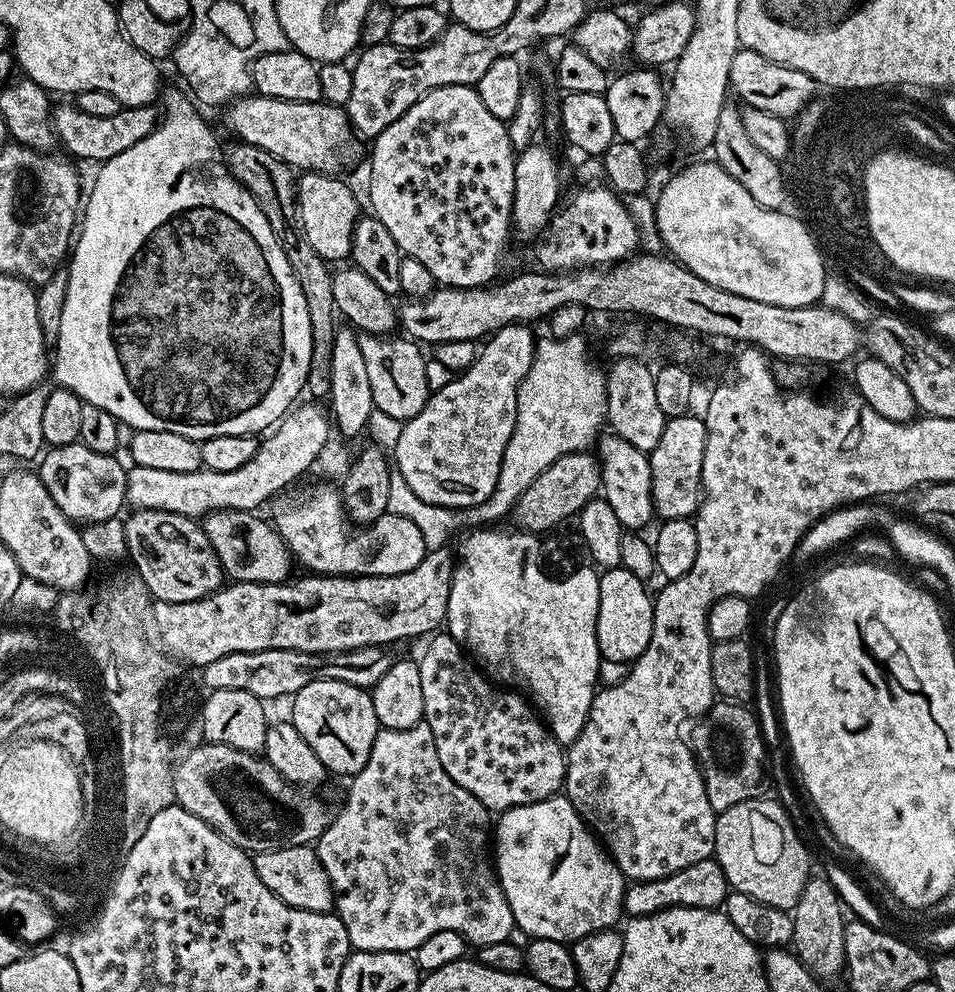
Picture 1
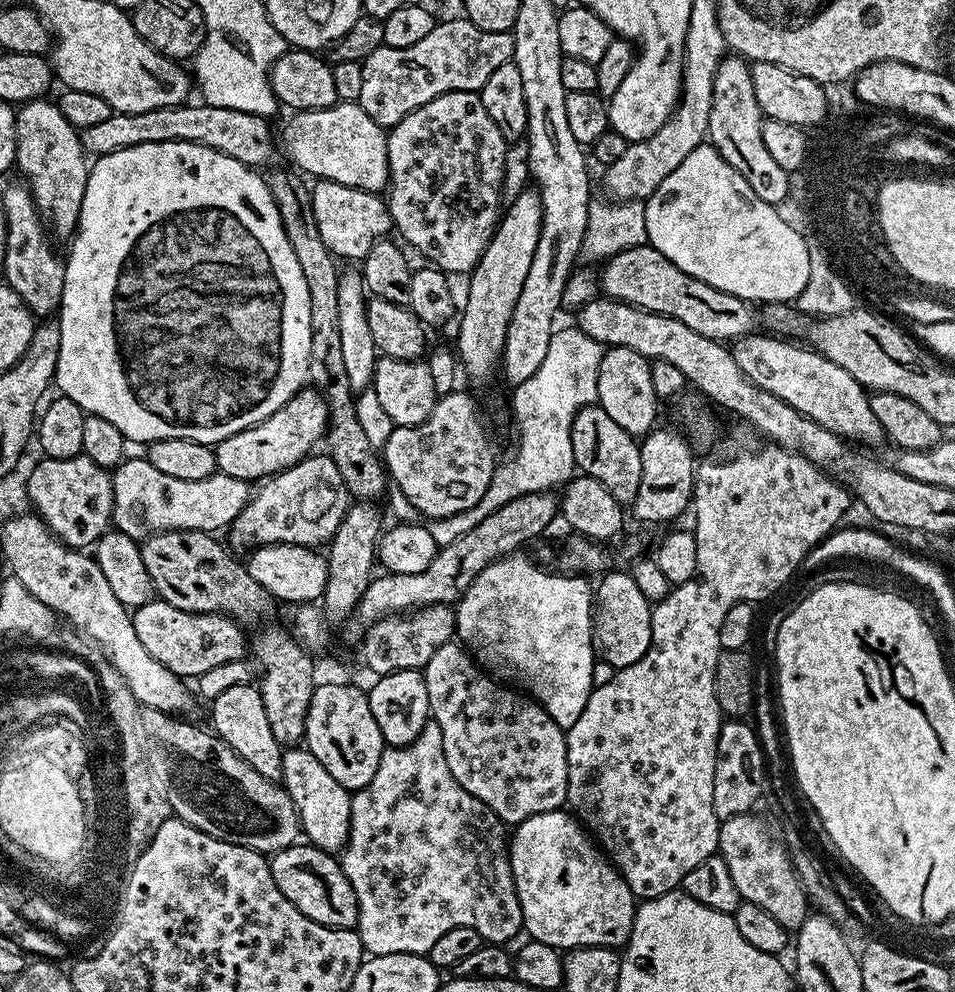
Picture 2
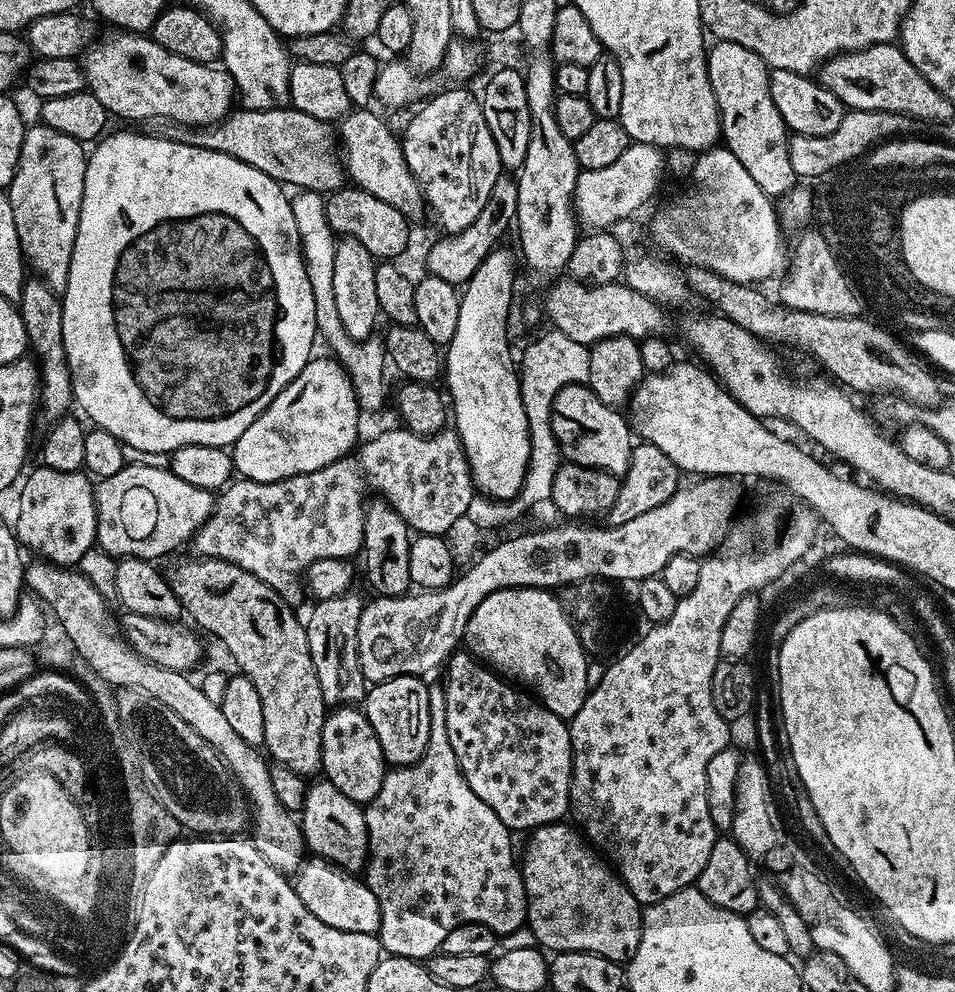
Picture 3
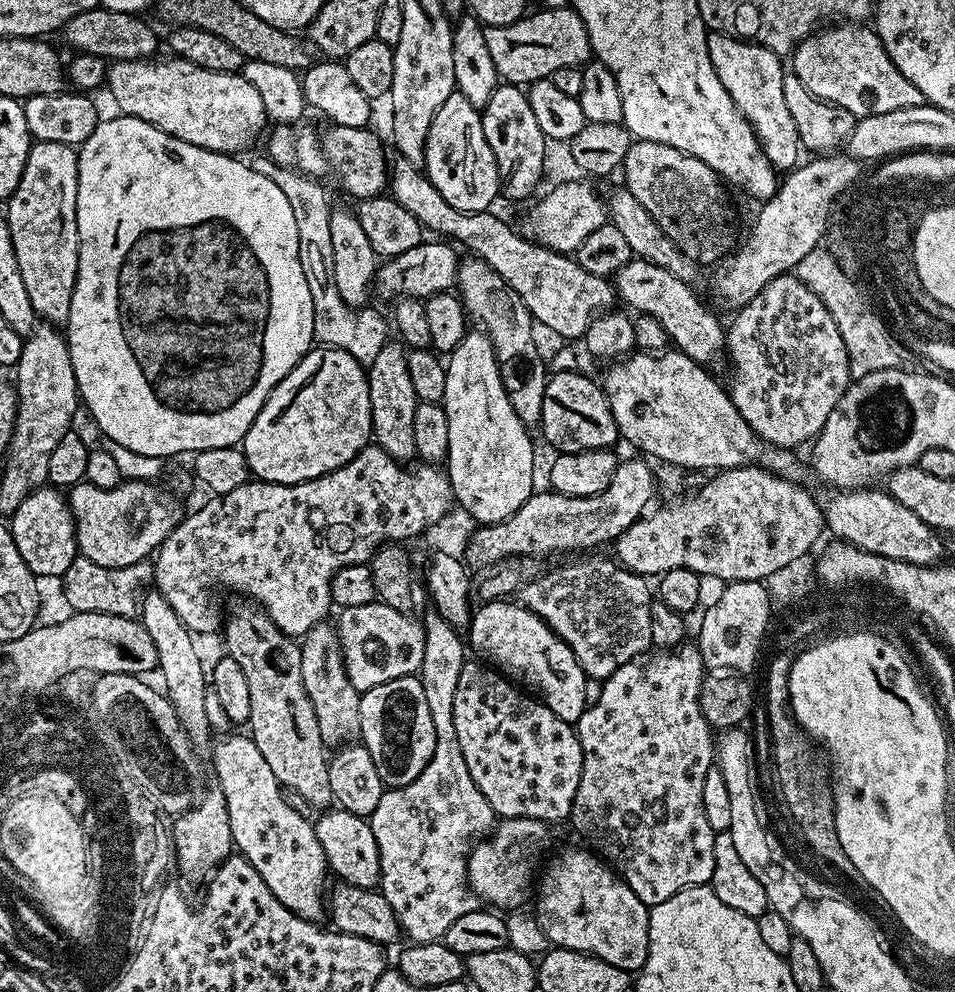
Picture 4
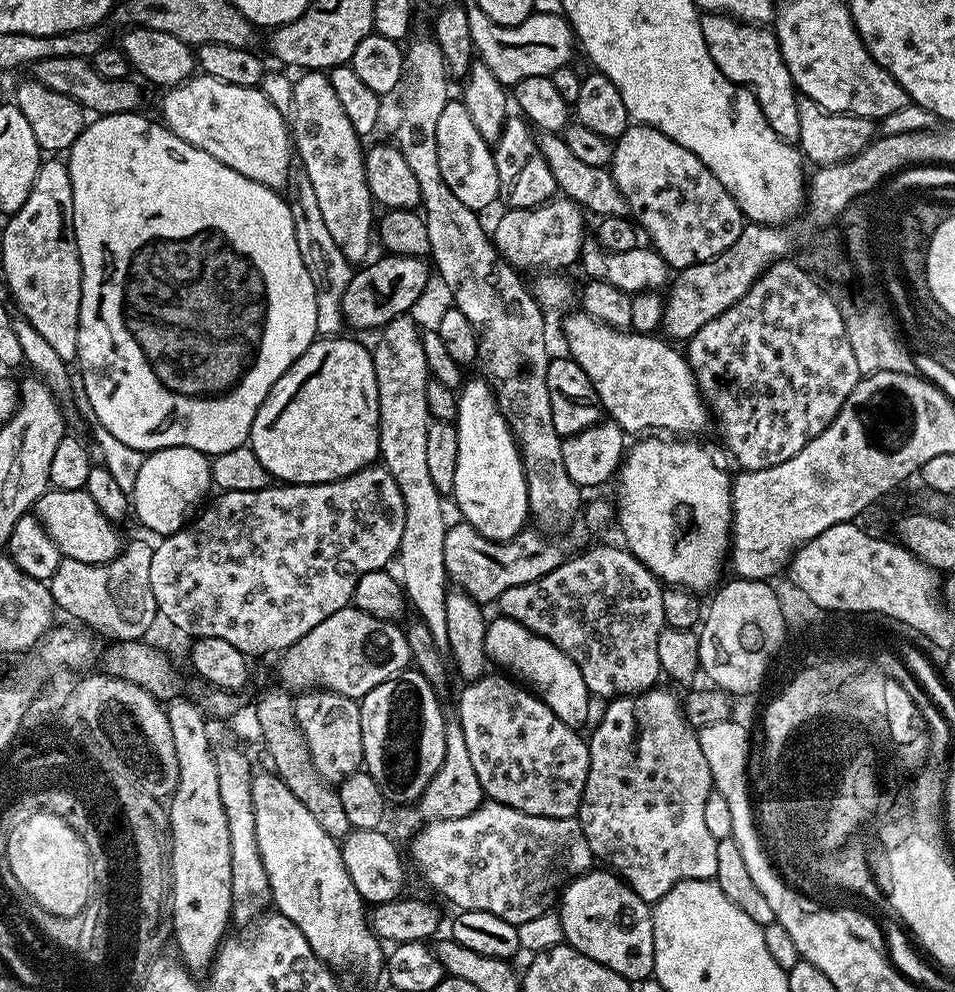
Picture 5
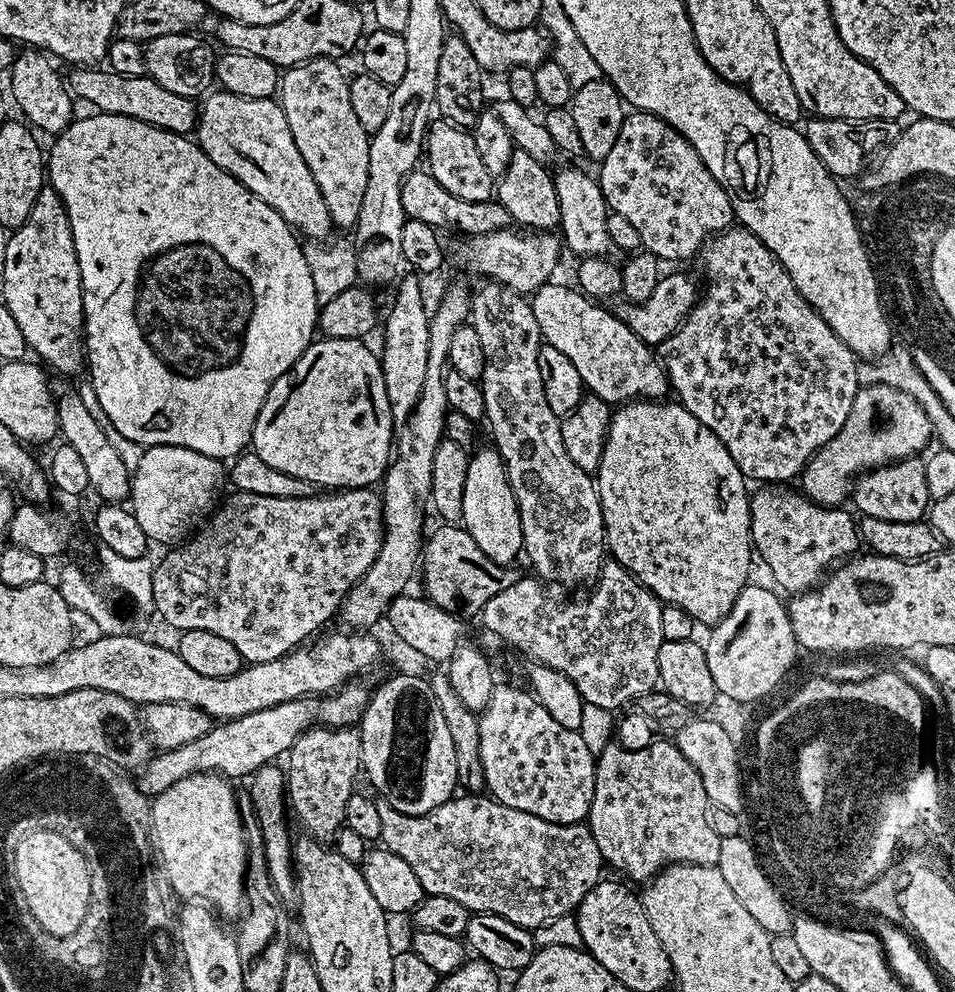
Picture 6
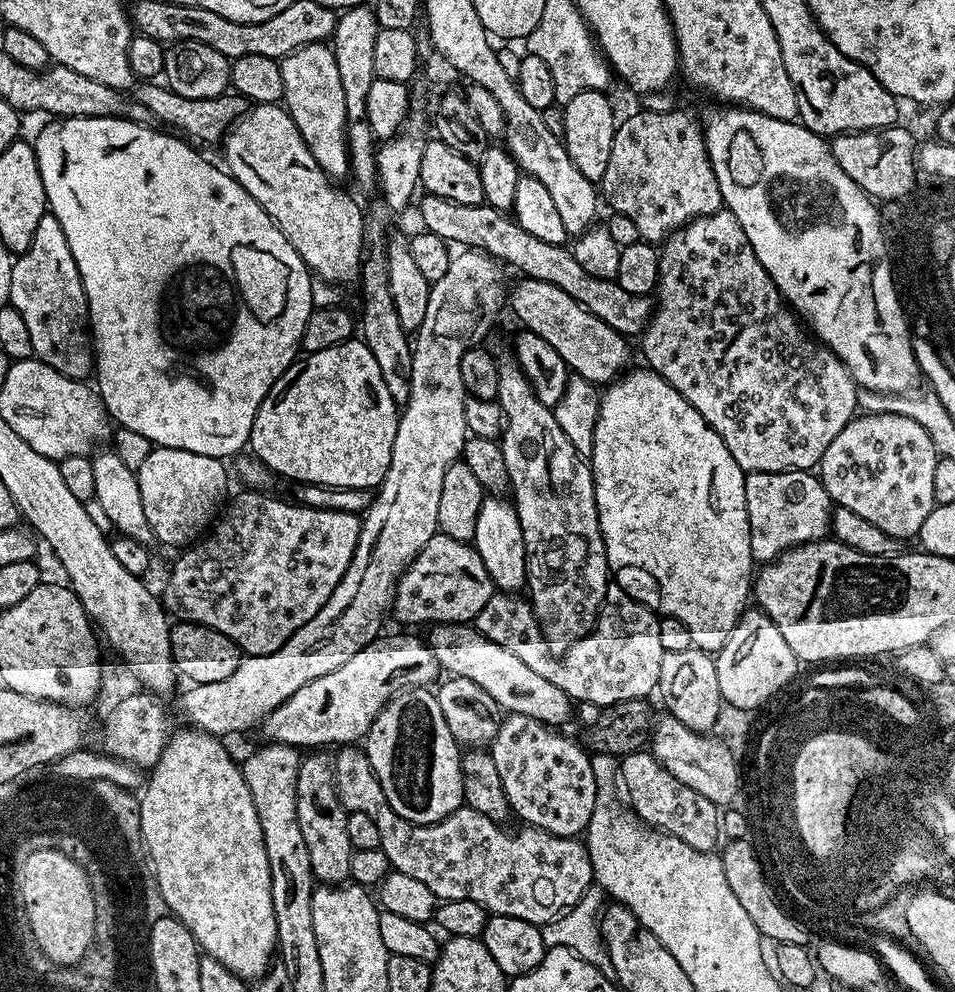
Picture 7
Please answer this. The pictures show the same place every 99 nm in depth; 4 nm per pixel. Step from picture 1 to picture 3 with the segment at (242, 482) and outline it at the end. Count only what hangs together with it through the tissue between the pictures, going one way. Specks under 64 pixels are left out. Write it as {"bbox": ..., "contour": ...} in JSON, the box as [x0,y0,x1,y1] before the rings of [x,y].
{"bbox":[94,463,213,562],"contour":[[[125,463],[124,468],[94,484],[96,544],[113,558],[133,556],[153,562],[189,543],[210,518],[213,493],[182,482],[168,468]]]}

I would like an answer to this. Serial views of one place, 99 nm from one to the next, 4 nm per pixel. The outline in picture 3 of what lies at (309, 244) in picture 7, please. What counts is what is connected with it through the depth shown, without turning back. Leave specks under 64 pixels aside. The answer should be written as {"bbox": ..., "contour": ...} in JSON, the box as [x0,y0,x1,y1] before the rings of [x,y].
{"bbox":[82,30,238,128],"contour":[[[116,30],[113,31],[113,33],[113,36],[106,37],[101,44],[99,44],[99,42],[93,43],[82,56],[84,83],[87,91],[92,92],[94,98],[98,98],[98,102],[102,102],[104,109],[113,117],[121,116],[124,120],[156,120],[155,122],[171,121],[171,123],[174,124],[187,124],[189,128],[203,128],[205,124],[217,124],[219,120],[224,119],[229,112],[233,111],[234,101],[238,96],[236,84],[230,78],[230,74],[224,71],[223,67],[190,62],[190,58],[178,58],[178,54],[170,54],[166,49],[155,44],[151,38],[144,34],[133,34],[123,30]]]}

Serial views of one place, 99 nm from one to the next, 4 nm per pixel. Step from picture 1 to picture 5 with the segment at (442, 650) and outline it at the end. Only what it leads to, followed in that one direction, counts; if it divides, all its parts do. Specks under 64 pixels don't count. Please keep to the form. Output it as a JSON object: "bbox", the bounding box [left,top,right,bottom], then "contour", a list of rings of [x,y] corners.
{"bbox":[458,674,590,816],"contour":[[[485,674],[465,683],[460,692],[458,713],[462,734],[470,753],[470,763],[474,765],[474,774],[478,774],[478,782],[485,797],[535,816],[576,816],[580,811],[582,790],[586,790],[586,774],[590,770],[587,739],[583,735],[580,737],[581,733],[577,729],[566,726],[566,722],[555,716],[540,701],[540,697],[527,687],[521,686],[507,675],[496,675],[500,676]]]}

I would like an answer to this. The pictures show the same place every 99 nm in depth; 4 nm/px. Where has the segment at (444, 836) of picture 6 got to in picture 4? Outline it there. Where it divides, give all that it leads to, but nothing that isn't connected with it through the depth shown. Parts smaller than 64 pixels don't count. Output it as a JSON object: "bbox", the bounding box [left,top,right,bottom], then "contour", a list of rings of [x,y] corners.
{"bbox":[468,818,552,910],"contour":[[[534,818],[501,819],[490,838],[481,839],[469,851],[468,886],[474,895],[496,910],[523,909],[527,905],[524,903],[528,900],[528,891],[531,888],[533,891],[545,863],[544,855],[552,844],[552,832],[548,828],[551,827],[545,821]]]}

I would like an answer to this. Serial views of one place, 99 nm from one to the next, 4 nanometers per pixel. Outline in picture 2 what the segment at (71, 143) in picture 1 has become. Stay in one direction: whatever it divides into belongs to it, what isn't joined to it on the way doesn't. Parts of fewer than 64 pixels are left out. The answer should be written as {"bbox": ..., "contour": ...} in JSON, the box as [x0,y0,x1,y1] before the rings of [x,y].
{"bbox":[80,102,278,166],"contour":[[[185,102],[174,106],[162,106],[158,110],[146,110],[142,114],[130,114],[129,112],[113,112],[110,118],[98,122],[95,126],[86,126],[80,132],[80,141],[85,153],[89,157],[95,158],[114,154],[114,150],[119,148],[129,148],[130,146],[142,146],[150,142],[174,142],[175,140],[185,140],[201,144],[207,148],[218,150],[230,158],[249,166],[261,166],[268,164],[272,160],[272,155],[278,152],[278,140],[274,135],[267,119],[257,118],[254,114],[246,114],[242,110],[226,110],[225,108],[215,108],[203,102]]]}

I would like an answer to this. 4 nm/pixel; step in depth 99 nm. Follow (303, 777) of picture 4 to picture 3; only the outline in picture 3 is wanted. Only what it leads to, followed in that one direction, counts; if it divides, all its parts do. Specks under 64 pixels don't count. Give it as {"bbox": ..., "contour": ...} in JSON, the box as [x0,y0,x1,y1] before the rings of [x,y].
{"bbox":[166,556,326,778],"contour":[[[209,556],[191,559],[178,561],[166,572],[168,584],[180,599],[181,609],[193,620],[191,623],[197,629],[205,628],[210,635],[217,636],[228,647],[233,662],[240,667],[237,669],[250,678],[250,682],[254,682],[254,690],[258,690],[258,698],[262,698],[263,747],[268,748],[267,755],[272,755],[275,763],[289,768],[294,774],[305,778],[315,777],[321,771],[320,746],[326,705],[318,686],[318,674],[314,674],[314,662],[310,662],[307,627],[301,621],[300,624],[296,621],[284,597],[266,586],[266,582],[254,578],[254,574]]]}

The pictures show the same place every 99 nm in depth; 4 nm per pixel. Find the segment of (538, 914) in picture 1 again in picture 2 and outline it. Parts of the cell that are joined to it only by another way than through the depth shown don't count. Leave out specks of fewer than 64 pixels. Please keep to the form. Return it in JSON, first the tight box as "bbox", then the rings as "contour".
{"bbox":[508,810,637,950],"contour":[[[564,810],[534,814],[515,825],[513,832],[508,857],[522,906],[523,931],[557,950],[623,949],[634,926],[637,897],[575,815]]]}

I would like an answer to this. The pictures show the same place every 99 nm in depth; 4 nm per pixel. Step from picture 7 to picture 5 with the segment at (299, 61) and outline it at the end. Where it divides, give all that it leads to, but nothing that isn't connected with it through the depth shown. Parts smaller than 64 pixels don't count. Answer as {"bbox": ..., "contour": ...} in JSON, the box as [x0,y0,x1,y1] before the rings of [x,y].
{"bbox":[290,70,374,266],"contour":[[[308,70],[297,75],[292,85],[292,111],[290,113],[290,135],[294,141],[294,152],[298,164],[304,167],[303,175],[314,186],[314,198],[318,198],[318,210],[322,210],[322,219],[330,230],[330,235],[338,245],[338,250],[346,254],[353,266],[360,266],[369,259],[368,251],[374,248],[374,201],[372,191],[364,169],[365,149],[360,148],[361,137],[356,135],[354,126],[350,126],[350,118],[346,118],[346,110],[342,110],[342,102],[338,102],[338,94],[330,86],[328,76],[320,70]]]}

